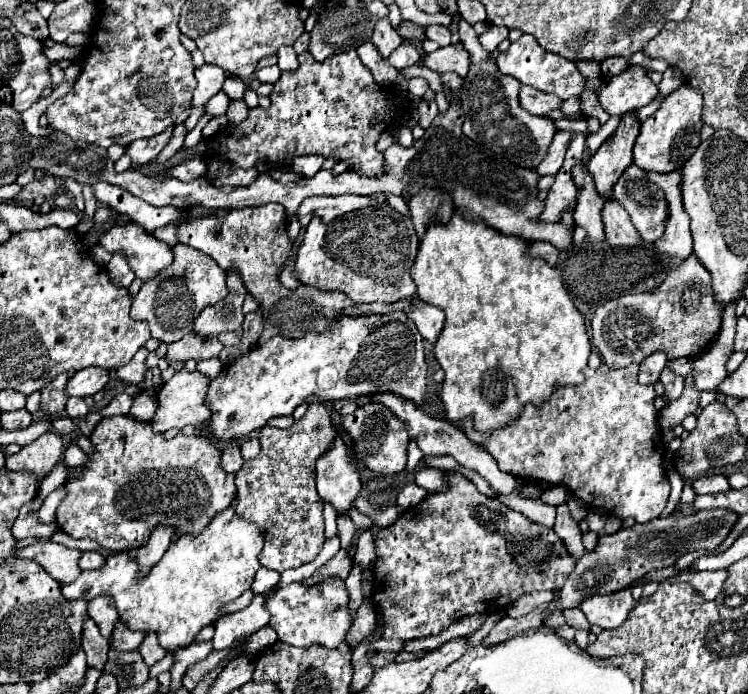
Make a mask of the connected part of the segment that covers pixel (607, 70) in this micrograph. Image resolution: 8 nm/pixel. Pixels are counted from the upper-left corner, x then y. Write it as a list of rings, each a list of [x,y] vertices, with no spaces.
[[[609,58],[601,64],[601,72],[603,74],[619,74],[621,70],[625,70],[629,66],[629,62],[625,58]]]

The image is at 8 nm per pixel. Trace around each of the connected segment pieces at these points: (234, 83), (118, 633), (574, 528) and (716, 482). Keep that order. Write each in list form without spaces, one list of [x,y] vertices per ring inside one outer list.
[[[227,78],[224,81],[222,90],[230,98],[230,100],[242,99],[246,84],[239,78]]]
[[[117,620],[111,644],[113,644],[113,650],[133,652],[139,648],[143,638],[145,638],[145,632],[133,632],[133,630],[129,630],[129,626],[125,626],[123,620]]]
[[[559,504],[557,506],[557,522],[553,526],[553,530],[557,532],[557,536],[565,542],[567,550],[575,556],[575,558],[581,558],[585,554],[583,550],[583,544],[581,544],[581,530],[579,530],[579,524],[569,516],[569,510],[565,504]]]
[[[713,474],[713,476],[701,476],[693,482],[693,488],[697,494],[721,494],[725,490],[731,490],[725,474]]]

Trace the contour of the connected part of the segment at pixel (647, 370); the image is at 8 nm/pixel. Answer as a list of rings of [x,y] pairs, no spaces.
[[[655,352],[651,356],[647,356],[643,362],[641,362],[641,370],[639,370],[639,382],[641,384],[653,384],[657,382],[661,370],[665,368],[667,364],[667,356],[663,352]]]

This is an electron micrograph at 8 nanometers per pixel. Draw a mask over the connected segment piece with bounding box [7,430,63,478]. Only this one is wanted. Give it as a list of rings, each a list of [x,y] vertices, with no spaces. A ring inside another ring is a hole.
[[[45,432],[39,436],[33,444],[23,446],[21,452],[7,458],[7,470],[21,472],[27,470],[31,474],[37,474],[37,478],[45,478],[61,460],[63,454],[63,442],[61,436],[55,432]]]

